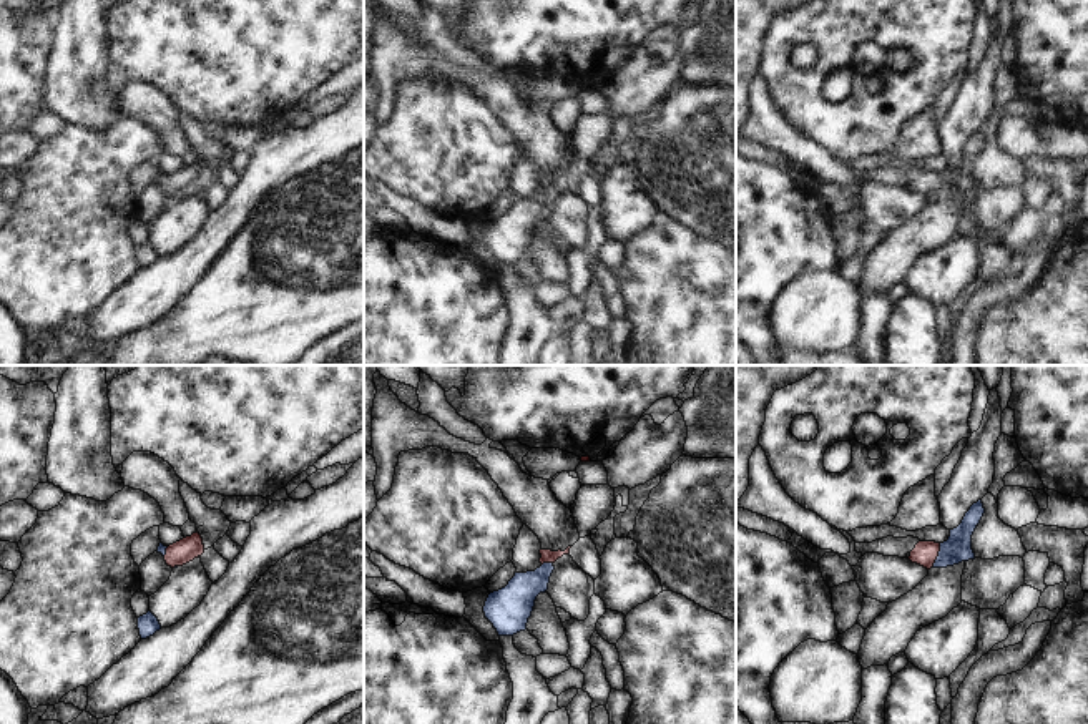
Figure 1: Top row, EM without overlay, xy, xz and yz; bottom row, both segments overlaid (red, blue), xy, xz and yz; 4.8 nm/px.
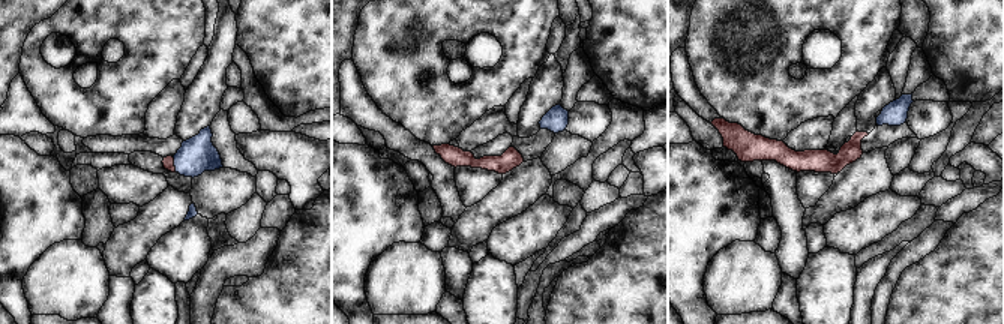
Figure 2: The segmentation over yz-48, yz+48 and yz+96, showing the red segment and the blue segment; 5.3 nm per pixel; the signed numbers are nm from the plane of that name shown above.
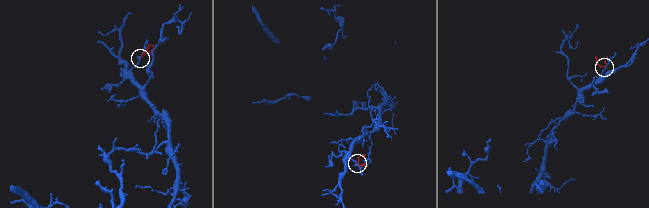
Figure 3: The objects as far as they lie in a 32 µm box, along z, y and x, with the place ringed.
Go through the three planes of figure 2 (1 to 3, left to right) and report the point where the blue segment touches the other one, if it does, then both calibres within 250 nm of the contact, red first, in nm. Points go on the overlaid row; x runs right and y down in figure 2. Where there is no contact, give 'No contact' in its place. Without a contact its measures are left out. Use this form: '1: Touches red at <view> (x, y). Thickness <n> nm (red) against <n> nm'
1: Touches red at yz-48 (173, 164). Thickness 60 nm (red) against 190 nm
2: No contact
3: No contact.

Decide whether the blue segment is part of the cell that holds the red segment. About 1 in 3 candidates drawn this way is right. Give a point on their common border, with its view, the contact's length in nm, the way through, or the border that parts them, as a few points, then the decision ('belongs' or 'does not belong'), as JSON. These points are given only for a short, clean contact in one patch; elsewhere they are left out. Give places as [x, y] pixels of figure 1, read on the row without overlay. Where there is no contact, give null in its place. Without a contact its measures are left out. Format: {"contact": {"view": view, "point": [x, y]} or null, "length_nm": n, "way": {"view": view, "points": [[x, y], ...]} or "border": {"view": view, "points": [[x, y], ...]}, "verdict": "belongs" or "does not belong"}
{"contact": {"view": "yz", "point": [937, 183]}, "length_nm": 130, "way": {"view": "yz", "points": [[924, 181], [937, 183], [957, 176]]}, "verdict": "belongs"}

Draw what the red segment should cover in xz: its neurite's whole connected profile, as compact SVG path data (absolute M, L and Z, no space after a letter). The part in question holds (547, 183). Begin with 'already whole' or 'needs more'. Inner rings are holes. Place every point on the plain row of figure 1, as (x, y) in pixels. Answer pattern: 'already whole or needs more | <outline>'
needs more | M570 176L565 179L540 178L540 196L515 201L505 216L488 223L483 241L498 264L513 264L527 257L537 224L548 218L550 204L555 198L553 191L568 183Z

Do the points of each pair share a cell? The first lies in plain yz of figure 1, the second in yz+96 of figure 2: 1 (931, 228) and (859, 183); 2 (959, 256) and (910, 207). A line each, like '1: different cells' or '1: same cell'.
1: same cell
2: same cell

